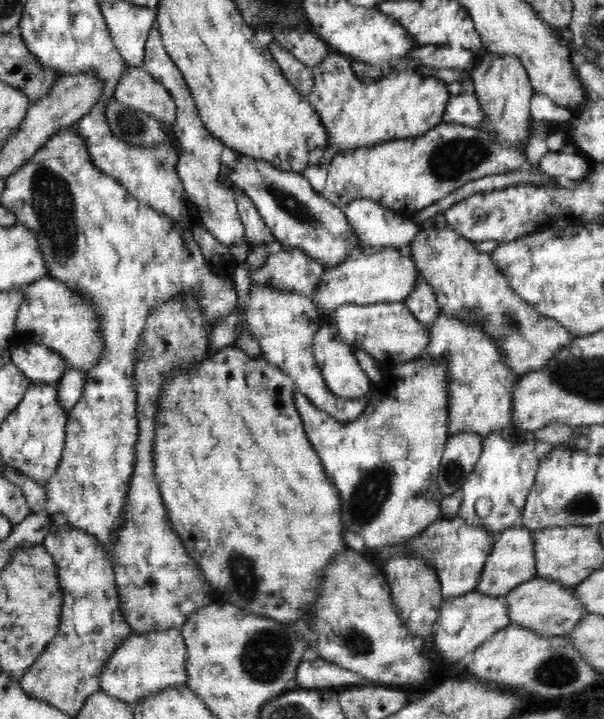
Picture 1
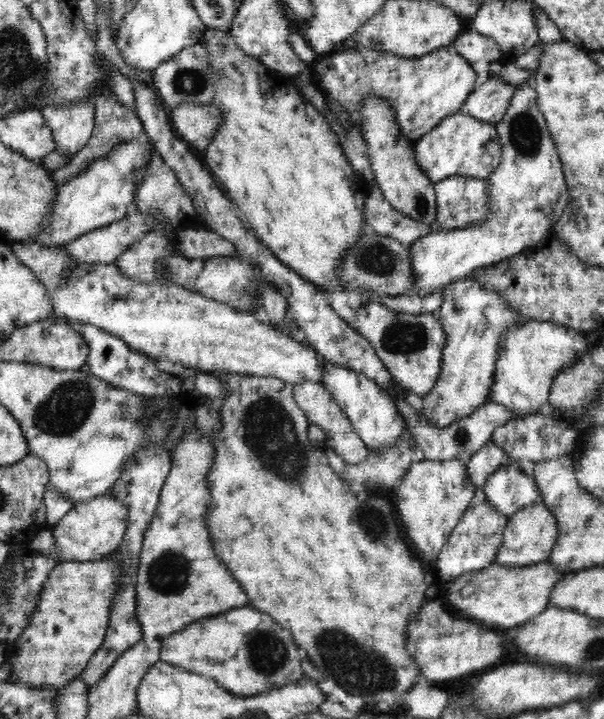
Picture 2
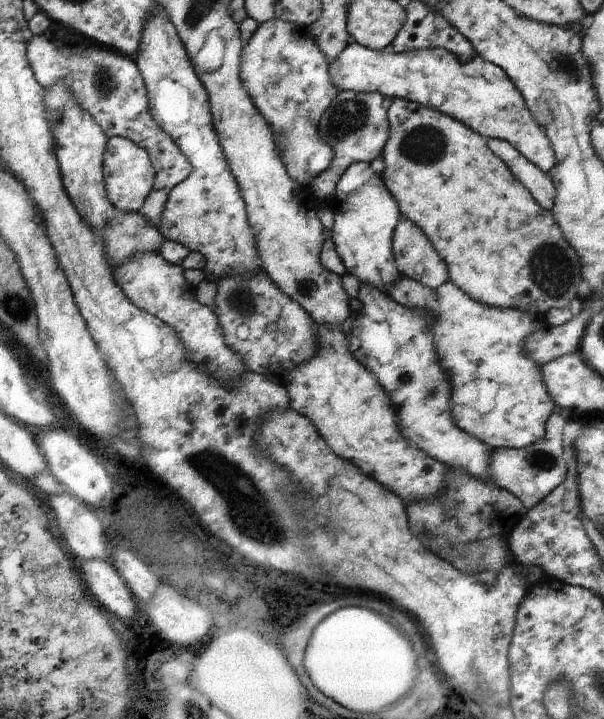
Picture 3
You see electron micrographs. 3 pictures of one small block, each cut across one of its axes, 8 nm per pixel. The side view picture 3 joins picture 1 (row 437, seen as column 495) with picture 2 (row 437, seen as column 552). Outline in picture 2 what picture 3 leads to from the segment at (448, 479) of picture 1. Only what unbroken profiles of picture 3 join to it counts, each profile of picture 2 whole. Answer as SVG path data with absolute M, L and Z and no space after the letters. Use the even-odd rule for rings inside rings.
M404 395L394 397L393 399L397 404L398 410L406 419L411 437L416 442L417 455L423 456L428 460L452 460L452 458L459 458L462 462L468 462L470 456L475 455L485 444L490 442L490 436L492 436L492 432L496 428L518 416L518 414L503 404L489 400L486 404L478 407L470 416L452 423L450 426L446 426L446 428L438 428L433 425L433 422L428 422L423 413L414 409Z

